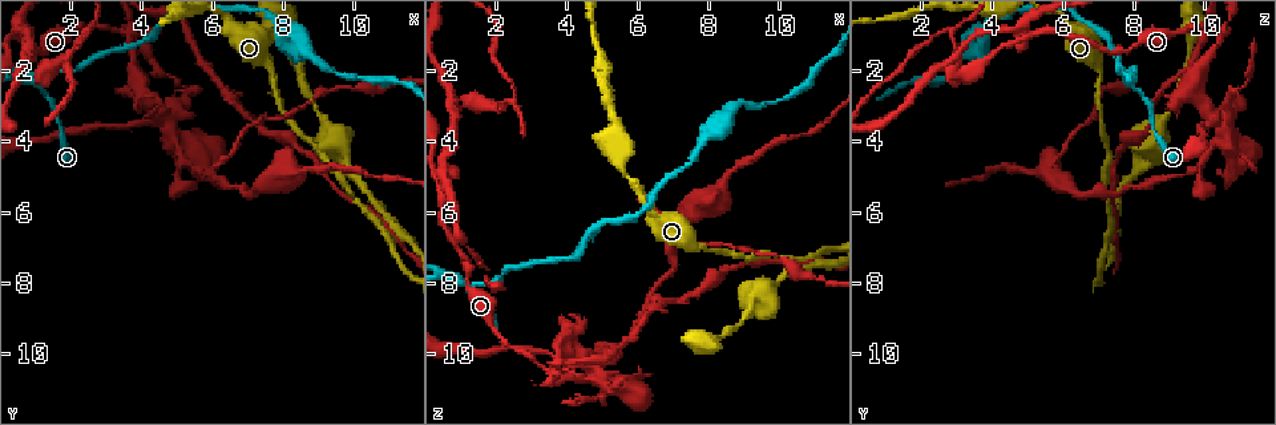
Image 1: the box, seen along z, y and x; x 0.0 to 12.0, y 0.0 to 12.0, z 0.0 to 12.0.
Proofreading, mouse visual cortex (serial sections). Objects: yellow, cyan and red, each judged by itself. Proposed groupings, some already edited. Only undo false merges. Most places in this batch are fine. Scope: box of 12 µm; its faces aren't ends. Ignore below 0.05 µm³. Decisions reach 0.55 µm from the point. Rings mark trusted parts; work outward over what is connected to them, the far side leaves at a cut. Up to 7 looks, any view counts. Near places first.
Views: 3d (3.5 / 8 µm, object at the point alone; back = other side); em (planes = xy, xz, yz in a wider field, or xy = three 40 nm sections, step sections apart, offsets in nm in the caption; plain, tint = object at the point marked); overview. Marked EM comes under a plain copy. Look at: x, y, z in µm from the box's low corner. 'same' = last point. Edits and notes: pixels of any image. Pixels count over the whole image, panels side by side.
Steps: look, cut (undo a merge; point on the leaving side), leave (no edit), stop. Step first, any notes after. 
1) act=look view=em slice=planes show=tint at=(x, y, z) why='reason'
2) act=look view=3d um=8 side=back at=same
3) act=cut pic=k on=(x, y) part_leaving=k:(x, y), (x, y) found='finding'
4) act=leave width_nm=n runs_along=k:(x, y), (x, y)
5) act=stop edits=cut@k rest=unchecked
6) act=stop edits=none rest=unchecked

act=look view=3d um=3.5 at=(1.0, 2.3, 7.9) why='two arms at a narrow angle'

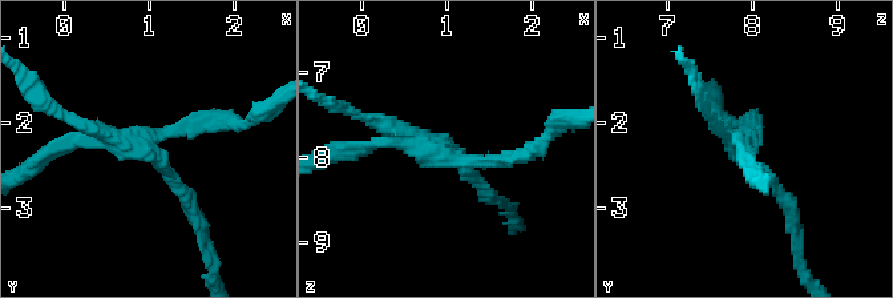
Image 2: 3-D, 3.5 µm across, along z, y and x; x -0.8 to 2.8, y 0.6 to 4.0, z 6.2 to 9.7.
act=look view=em slice=xy step=5 show=tint at=(0.95, 2.25, 7.90) arms=4 arm_widths_nm=150,150,200,200

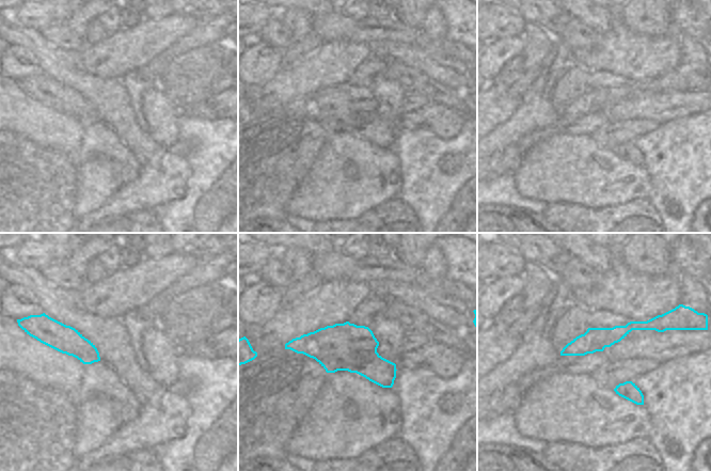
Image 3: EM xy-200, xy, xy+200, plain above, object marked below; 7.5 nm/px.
act=cut pic=2 on=(201, 128) width_nm=360 part_leaving=2:(146, 135), (249, 123), (266, 111) found='a second cell is stuck on'

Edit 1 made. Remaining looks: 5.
act=look view=3d um=8 at=(3.6, 1.0, 10.4) why='a fork'

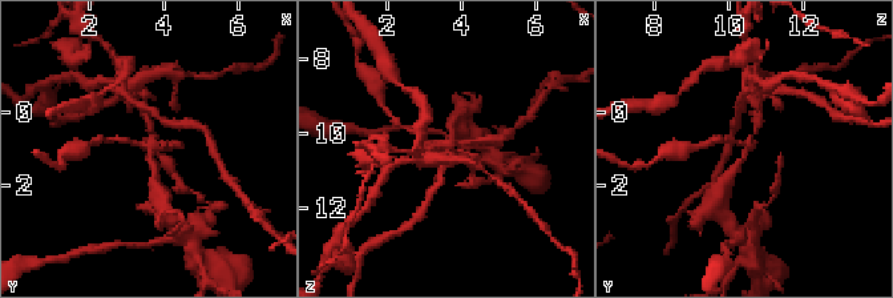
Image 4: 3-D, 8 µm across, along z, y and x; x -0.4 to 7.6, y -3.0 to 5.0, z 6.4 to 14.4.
act=look view=em slice=xy step=5 show=tint at=(3.5, 1.0, 10.6) why='now the EM'

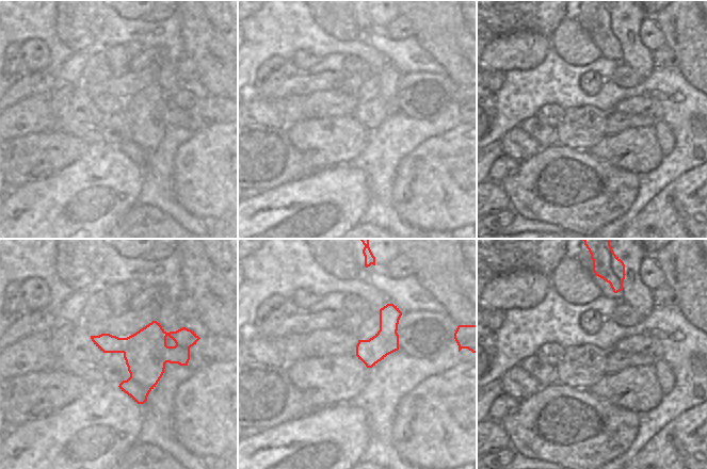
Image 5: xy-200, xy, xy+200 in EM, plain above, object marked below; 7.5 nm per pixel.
act=cut pic=4 on=(449, 139) part_leaving=4:(746, 149), (743, 158), (719, 194) found='two cells meet here'

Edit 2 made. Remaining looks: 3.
act=look view=3d um=3.5 at=(11.1, 6.8, 7.3) why='two arms at a narrow angle'

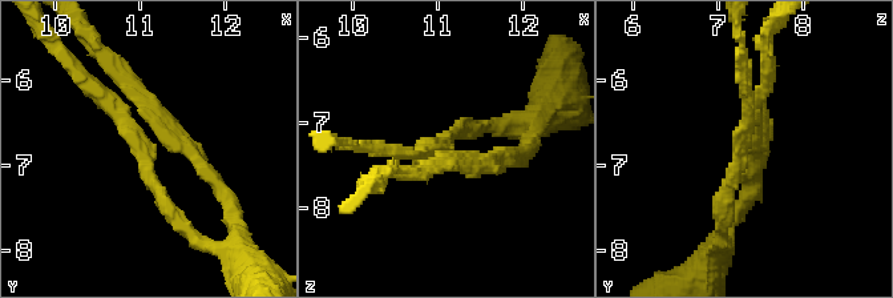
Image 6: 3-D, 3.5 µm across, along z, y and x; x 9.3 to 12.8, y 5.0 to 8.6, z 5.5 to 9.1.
act=look view=em slice=planes show=tint at=(11.00, 6.75, 7.30) arms=4 arm_widths_nm=200,200,200,200 why='shape alone is not enough'

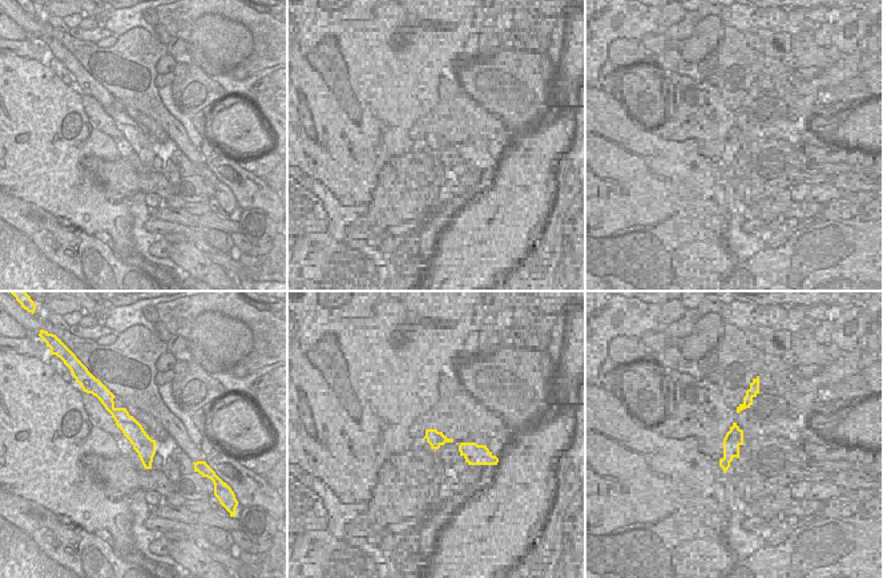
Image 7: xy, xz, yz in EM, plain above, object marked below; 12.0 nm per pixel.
act=look view=em slice=xy step=2 show=tint at=same why='another direction'

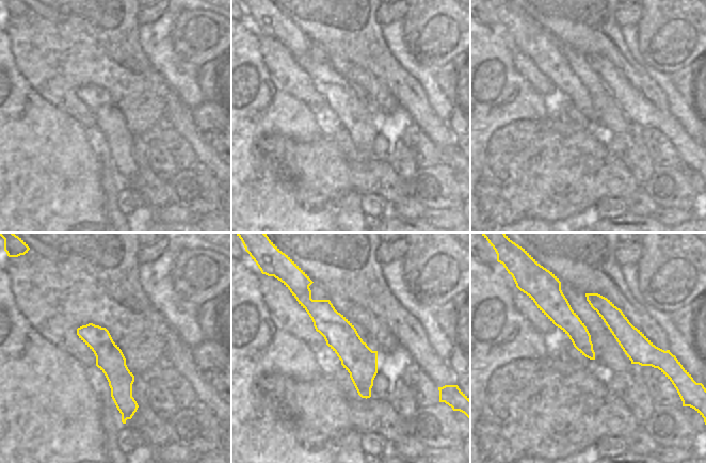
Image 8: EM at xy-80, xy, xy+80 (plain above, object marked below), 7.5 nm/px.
act=leave runs_along=8:(304, 300), (362, 363), (367, 395) found='all the same cell'

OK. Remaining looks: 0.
act=stop edits=cut@2,cut@4 rest=unchecked

